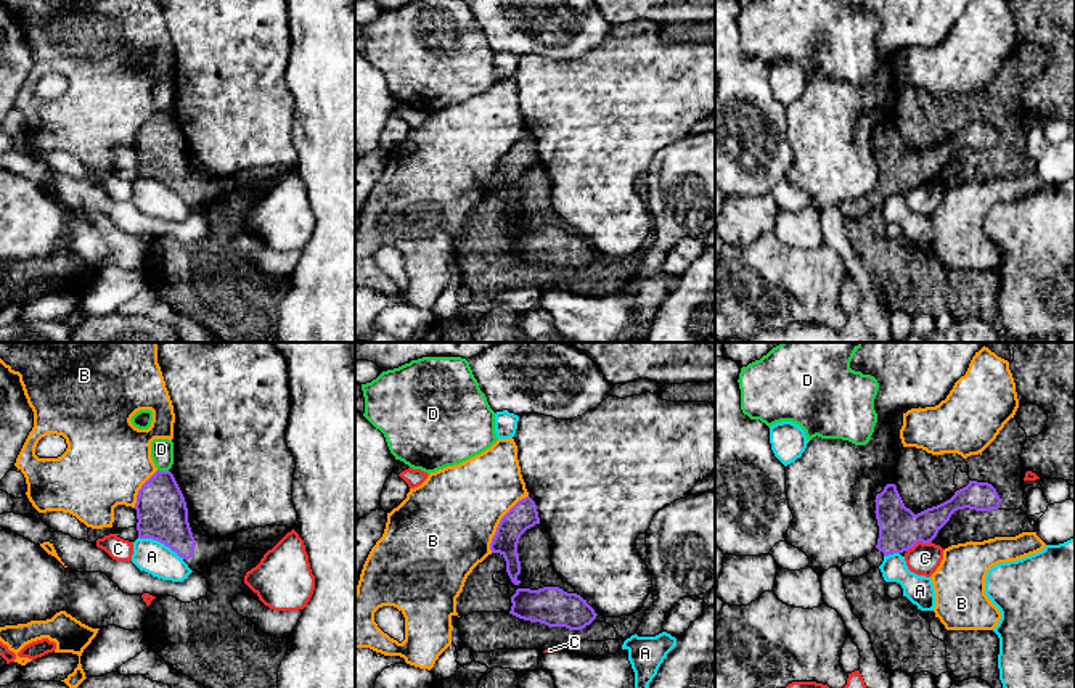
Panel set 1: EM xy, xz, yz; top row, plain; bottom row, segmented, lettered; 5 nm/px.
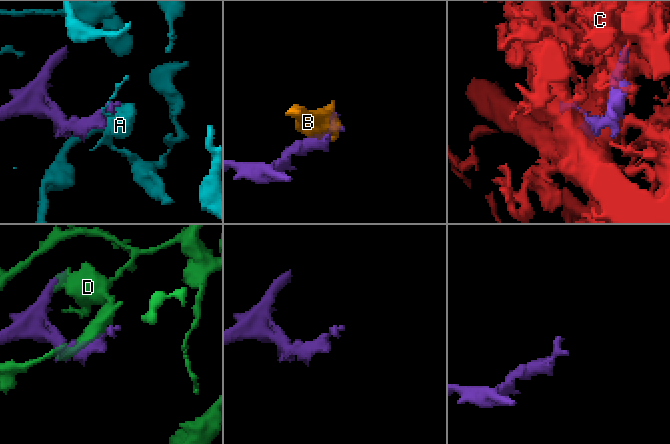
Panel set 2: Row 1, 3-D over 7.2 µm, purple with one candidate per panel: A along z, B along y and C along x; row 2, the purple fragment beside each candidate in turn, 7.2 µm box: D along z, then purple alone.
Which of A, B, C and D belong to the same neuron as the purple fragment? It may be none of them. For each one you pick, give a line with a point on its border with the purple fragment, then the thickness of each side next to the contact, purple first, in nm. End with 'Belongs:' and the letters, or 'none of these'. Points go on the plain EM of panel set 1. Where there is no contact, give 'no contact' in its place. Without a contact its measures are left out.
Belongs: none of these

